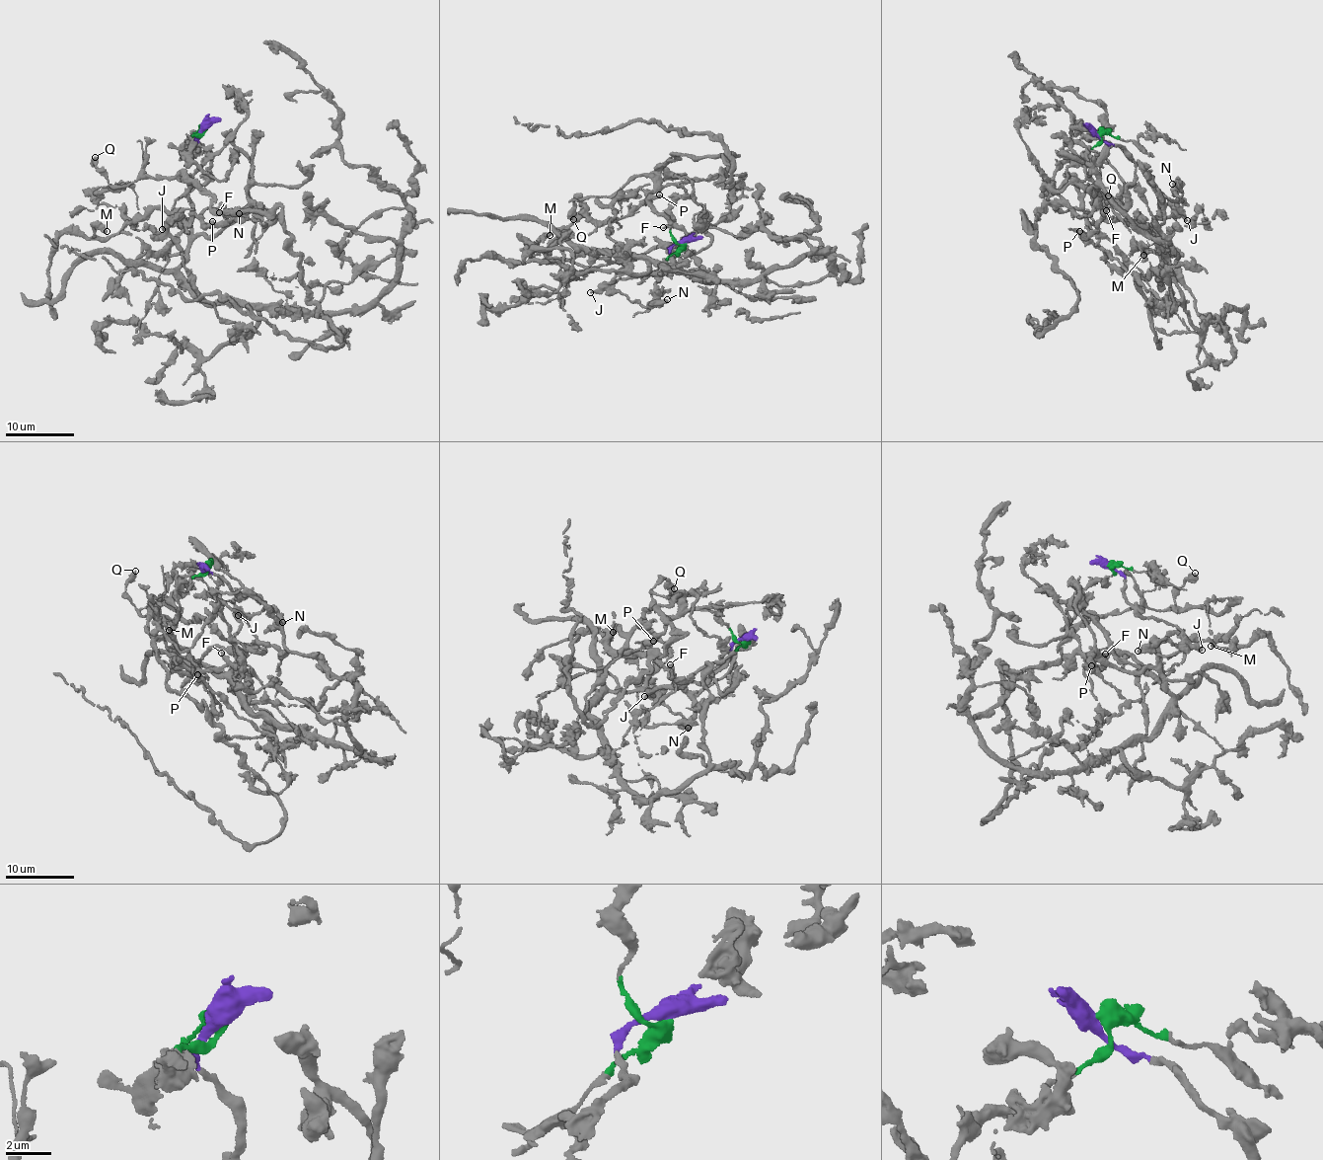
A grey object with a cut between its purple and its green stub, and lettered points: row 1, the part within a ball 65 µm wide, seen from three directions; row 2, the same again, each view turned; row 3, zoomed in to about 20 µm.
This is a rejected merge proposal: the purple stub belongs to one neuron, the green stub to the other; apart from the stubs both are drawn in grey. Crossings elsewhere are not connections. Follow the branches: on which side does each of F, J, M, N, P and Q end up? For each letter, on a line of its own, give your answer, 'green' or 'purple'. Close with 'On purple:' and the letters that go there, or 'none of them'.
F: green
J: purple
M: purple
N: purple
P: green
Q: green
On purple: J, M, N

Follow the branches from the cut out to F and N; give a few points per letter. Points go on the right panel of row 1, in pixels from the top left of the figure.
F: (1099, 133), (1101, 139), (1080, 158), (1055, 170), (1054, 182), (1057, 195), (1085, 220), (1090, 231), (1106, 210)
N: (1098, 133), (1118, 146), (1174, 204), (1178, 202), (1183, 185), (1176, 180), (1172, 185)

